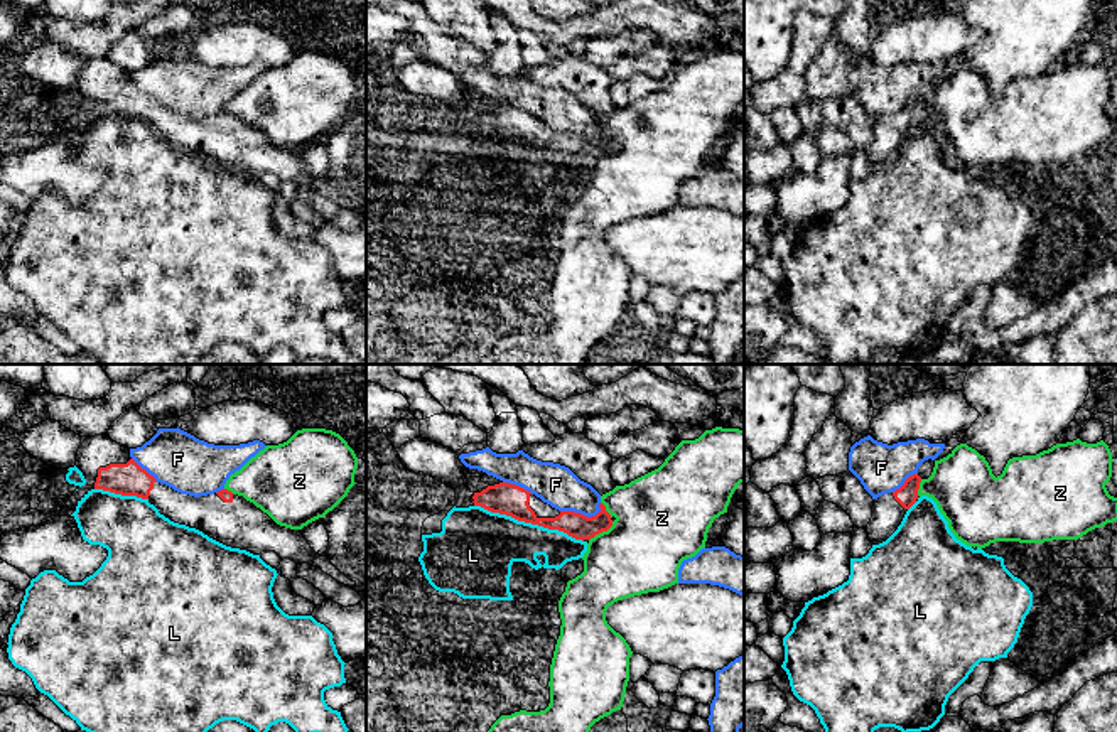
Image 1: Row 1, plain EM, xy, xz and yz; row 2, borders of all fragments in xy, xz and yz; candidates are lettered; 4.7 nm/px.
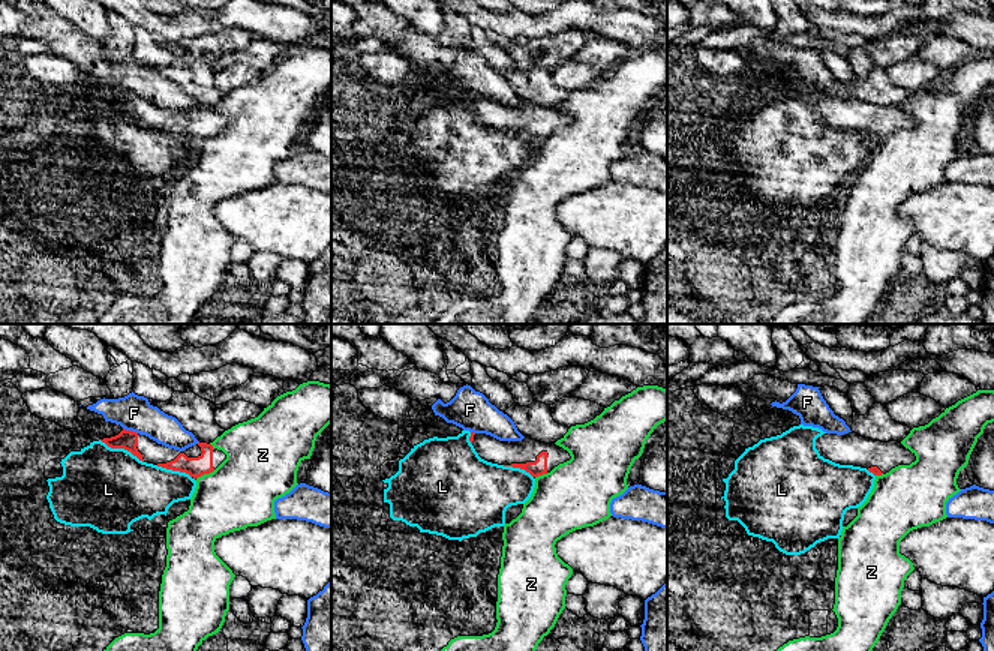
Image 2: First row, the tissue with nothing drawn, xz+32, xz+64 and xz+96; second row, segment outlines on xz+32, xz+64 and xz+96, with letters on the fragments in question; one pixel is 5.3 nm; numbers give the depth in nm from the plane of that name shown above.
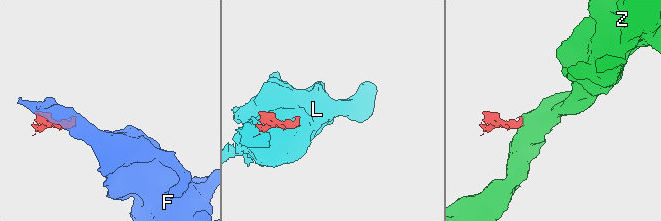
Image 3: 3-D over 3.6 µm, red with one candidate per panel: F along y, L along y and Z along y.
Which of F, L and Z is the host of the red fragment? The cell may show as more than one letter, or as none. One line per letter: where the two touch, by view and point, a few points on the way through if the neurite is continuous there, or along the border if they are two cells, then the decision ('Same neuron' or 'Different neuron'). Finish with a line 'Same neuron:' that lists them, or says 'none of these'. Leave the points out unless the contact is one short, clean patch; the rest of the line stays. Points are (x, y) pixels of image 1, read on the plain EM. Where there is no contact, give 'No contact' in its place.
F: Touches red at xz (582, 137). Different neuron
L: Touches red at xz (528, 144). Different neuron
Z: Touches red at xz (601, 154). Boundary: xz (613, 144), (589, 162). Different neuron
Same neuron: none of these

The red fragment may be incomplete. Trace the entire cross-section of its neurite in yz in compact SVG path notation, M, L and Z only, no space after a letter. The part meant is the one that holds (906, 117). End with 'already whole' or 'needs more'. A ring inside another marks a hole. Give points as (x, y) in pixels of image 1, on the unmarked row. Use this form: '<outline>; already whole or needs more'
M909 98L894 115L874 121L872 140L866 150L872 167L886 164L901 147L906 133L916 125L921 100Z; needs more

